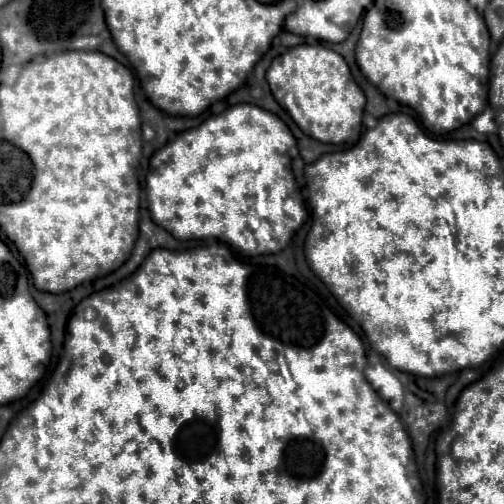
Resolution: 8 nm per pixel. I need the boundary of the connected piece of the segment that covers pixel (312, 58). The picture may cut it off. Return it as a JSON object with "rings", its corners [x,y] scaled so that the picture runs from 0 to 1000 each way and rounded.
{"rings":[[[593,87],[538,123],[530,163],[546,198],[554,206],[562,202],[573,230],[609,270],[649,286],[712,278],[724,187],[700,159],[700,147],[677,107],[637,87]]]}

